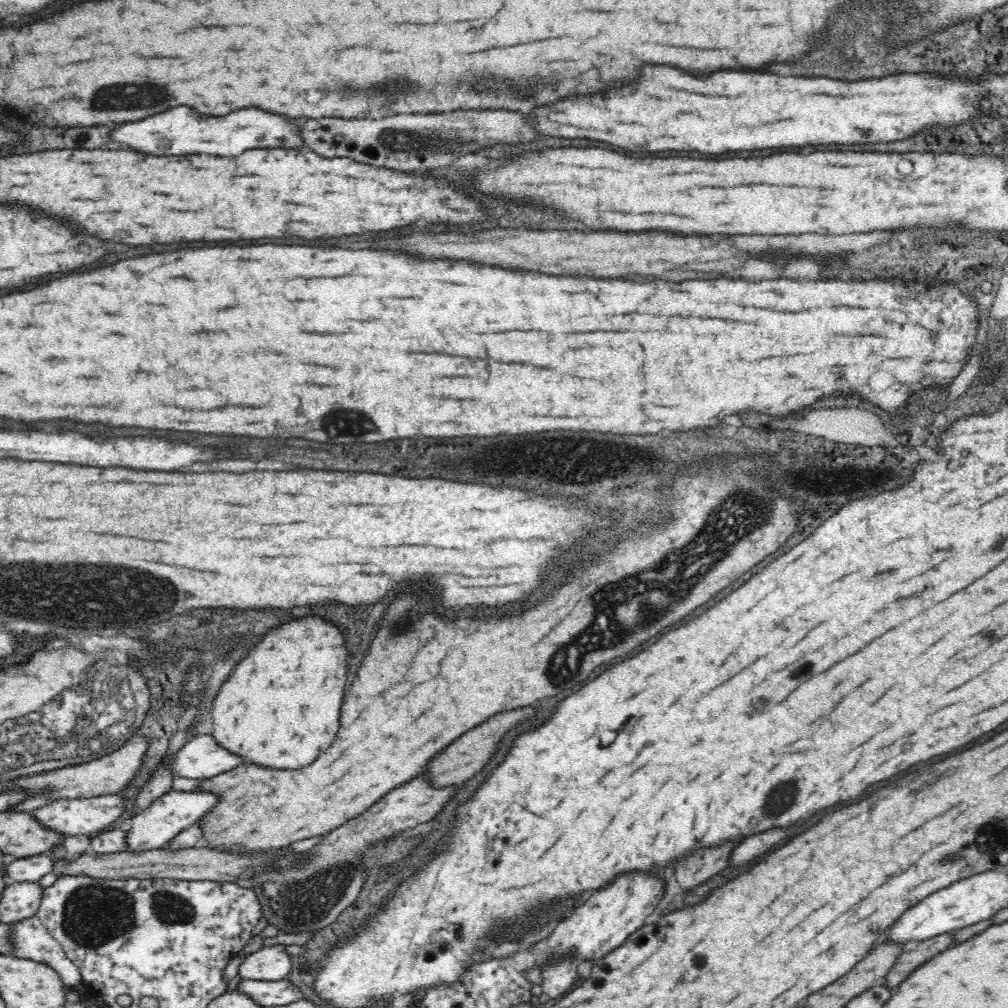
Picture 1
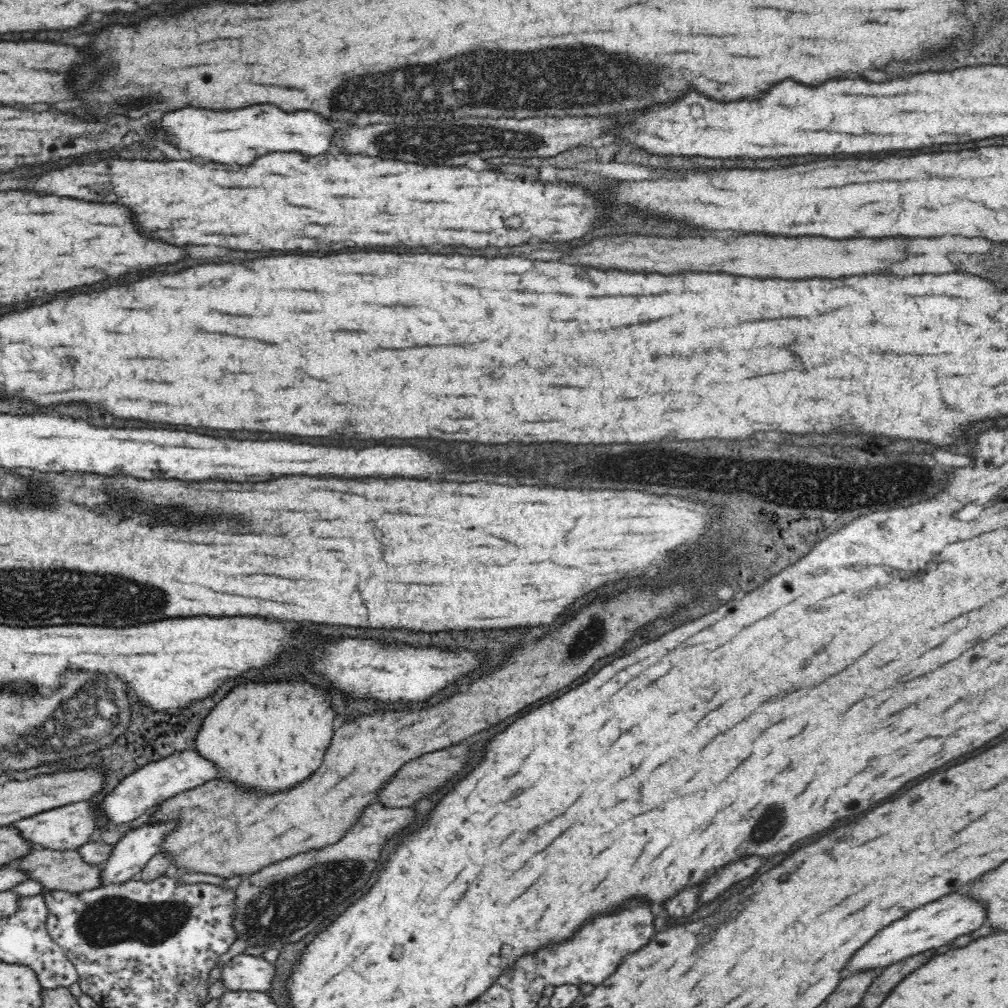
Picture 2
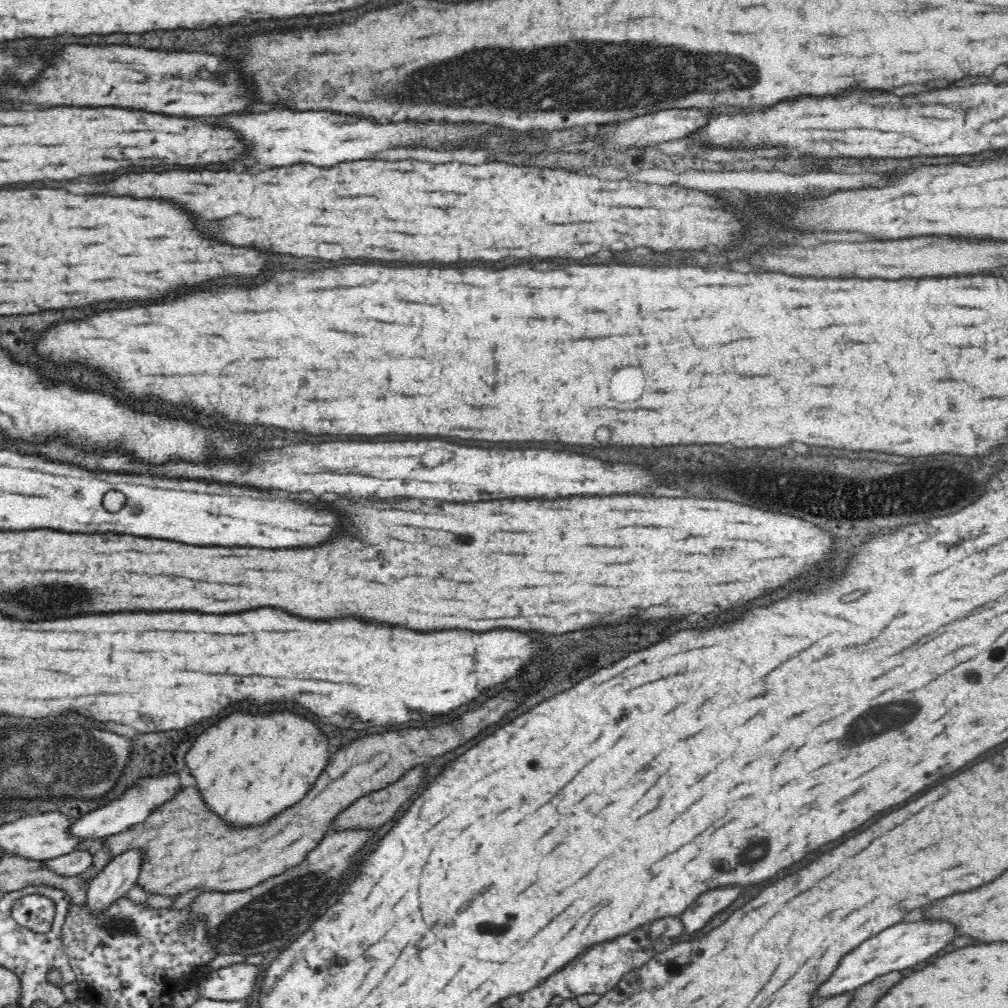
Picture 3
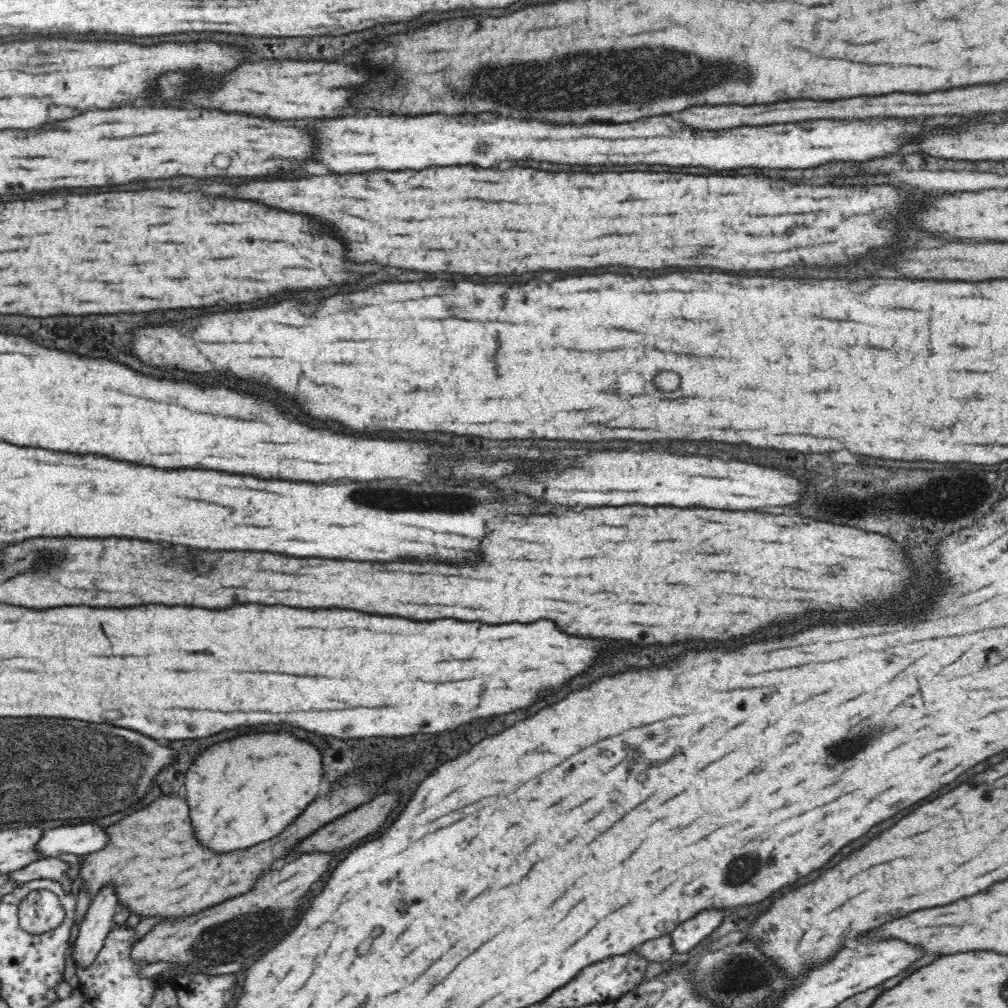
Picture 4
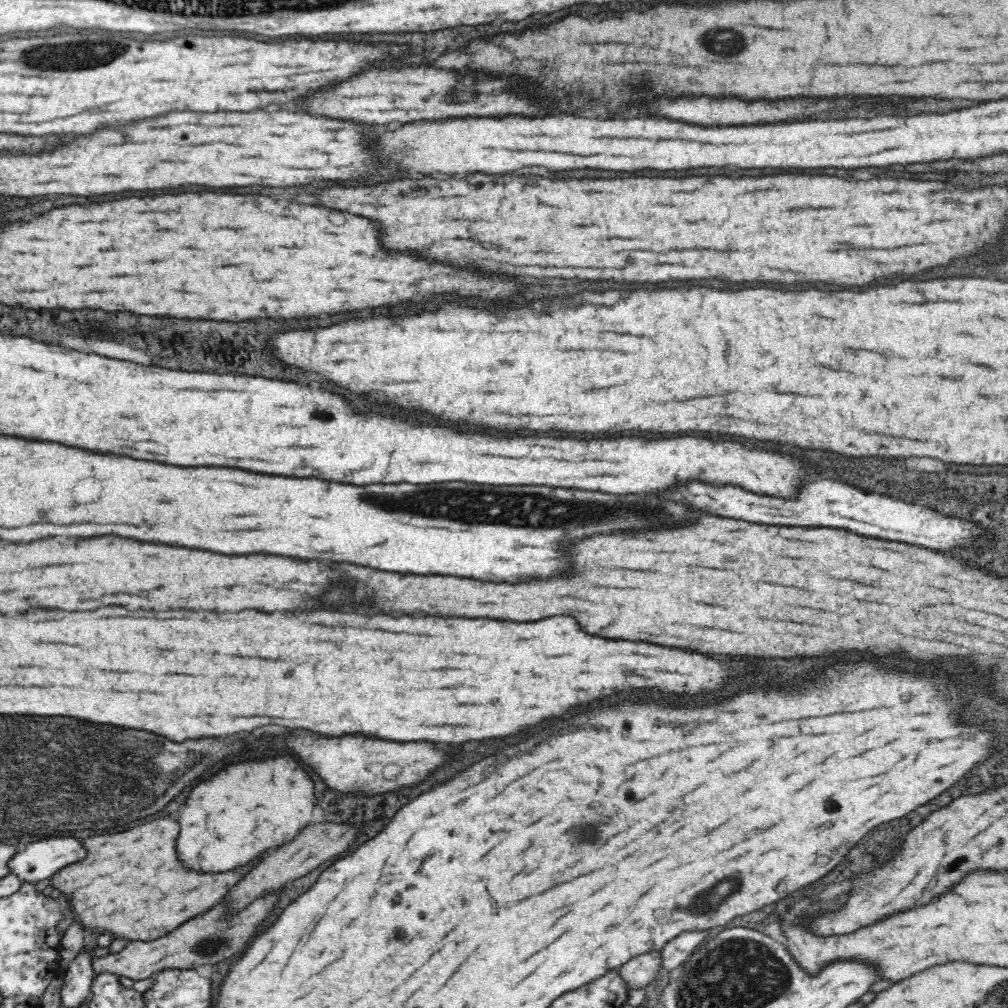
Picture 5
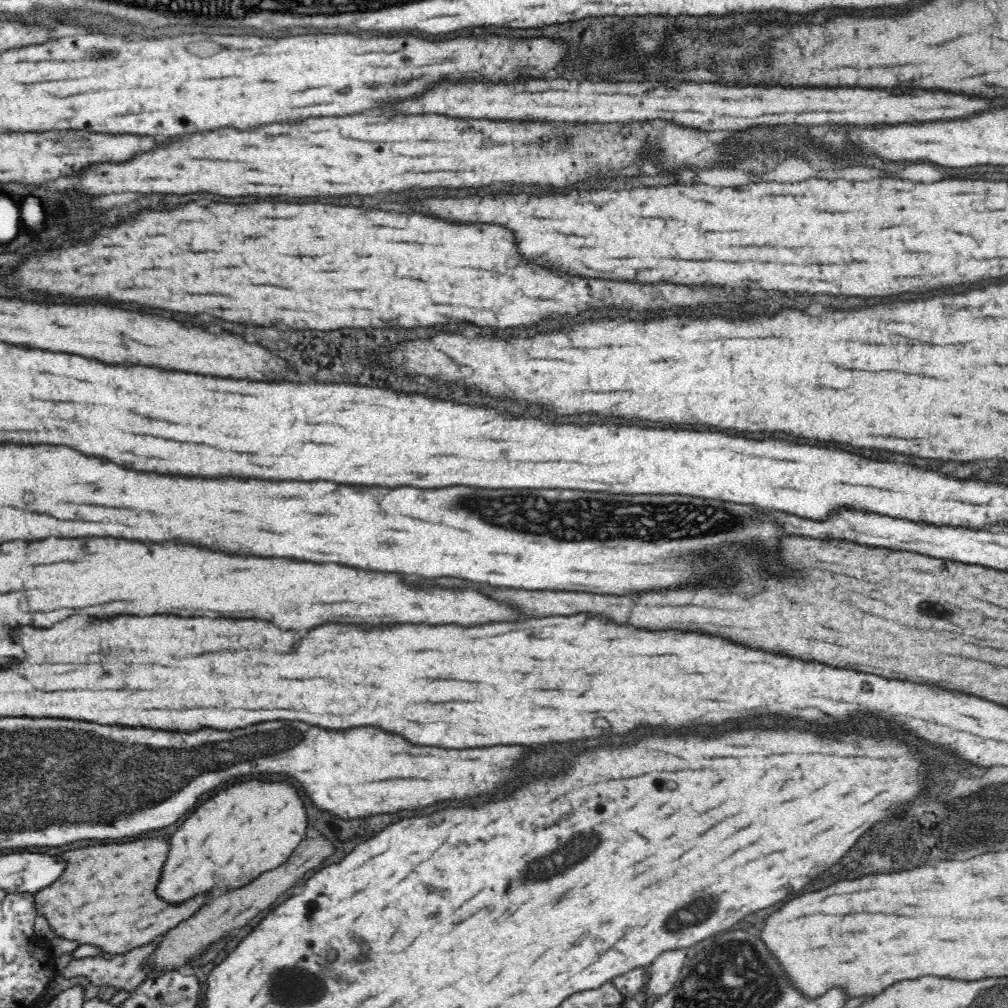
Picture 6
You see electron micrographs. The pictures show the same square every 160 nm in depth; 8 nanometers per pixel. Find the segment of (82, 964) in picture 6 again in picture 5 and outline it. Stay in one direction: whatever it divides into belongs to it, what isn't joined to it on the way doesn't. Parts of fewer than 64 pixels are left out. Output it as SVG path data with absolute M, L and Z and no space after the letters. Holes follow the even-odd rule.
M280 891L268 893L251 902L231 919L224 915L224 905L220 902L203 914L190 918L168 934L156 938L156 940L128 942L125 948L118 953L93 957L90 961L92 961L94 978L102 973L110 973L116 976L125 976L136 982L150 978L162 970L194 970L198 966L202 966L202 964L215 966L218 962L222 962L222 960L226 960L230 956L242 954L246 950L246 946L250 944L250 940L254 938L254 934L258 932L258 926L274 910L274 906L278 902L278 896L280 896Z

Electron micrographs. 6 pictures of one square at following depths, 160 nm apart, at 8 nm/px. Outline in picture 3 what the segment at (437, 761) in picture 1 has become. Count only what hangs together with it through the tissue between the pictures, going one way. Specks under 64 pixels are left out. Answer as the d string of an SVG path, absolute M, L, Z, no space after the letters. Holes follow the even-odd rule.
M424 764L416 766L408 774L404 774L404 778L394 782L392 786L356 800L335 820L332 820L326 834L336 831L374 830L386 824L388 820L392 820L398 814L396 808L404 806L408 802L408 798L412 796L412 792L416 792L420 788L422 778L424 778L424 768L426 768Z

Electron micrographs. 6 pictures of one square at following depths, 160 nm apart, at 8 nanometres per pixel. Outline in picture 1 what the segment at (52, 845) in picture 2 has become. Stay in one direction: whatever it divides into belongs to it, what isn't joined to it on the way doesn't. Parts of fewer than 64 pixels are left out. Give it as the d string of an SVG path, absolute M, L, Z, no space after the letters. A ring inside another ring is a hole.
M116 793L81 799L60 799L30 813L42 827L60 833L64 839L80 834L90 836L92 833L104 830L124 814L124 798Z

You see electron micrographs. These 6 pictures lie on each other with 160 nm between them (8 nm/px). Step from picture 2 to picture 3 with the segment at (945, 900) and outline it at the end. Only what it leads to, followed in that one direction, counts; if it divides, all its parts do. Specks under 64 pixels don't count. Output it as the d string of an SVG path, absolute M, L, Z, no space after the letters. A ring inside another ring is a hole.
M920 920L920 922L906 922L906 924L890 926L888 930L882 930L880 934L876 934L874 938L862 942L858 948L848 952L846 956L841 958L840 964L836 966L832 976L816 988L816 992L812 996L813 1004L822 999L850 993L860 988L863 984L869 983L871 980L885 974L910 968L910 966L930 958L932 954L940 952L954 938L956 938L956 930L948 922L930 924L930 922L922 922Z

